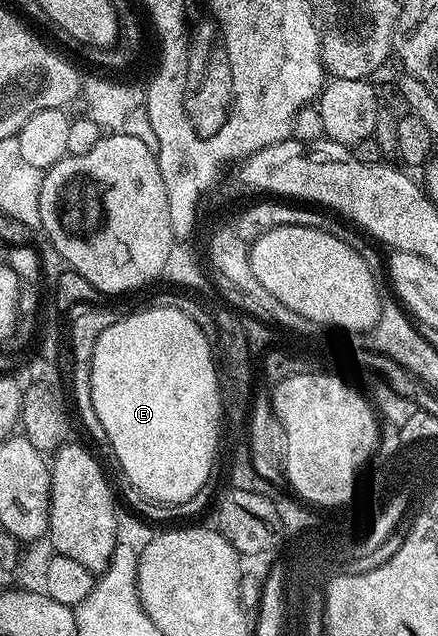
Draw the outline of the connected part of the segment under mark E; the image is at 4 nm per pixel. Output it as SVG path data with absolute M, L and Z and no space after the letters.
M156 313L146 317L132 317L125 325L119 325L105 337L95 343L92 365L90 367L90 399L93 401L95 415L106 432L108 448L112 456L117 456L121 469L125 472L128 484L137 489L151 501L159 501L162 505L178 505L202 492L213 473L213 460L217 457L217 432L223 429L221 394L218 392L218 362L215 360L215 349L210 338L203 330L196 330L185 322L180 315Z

